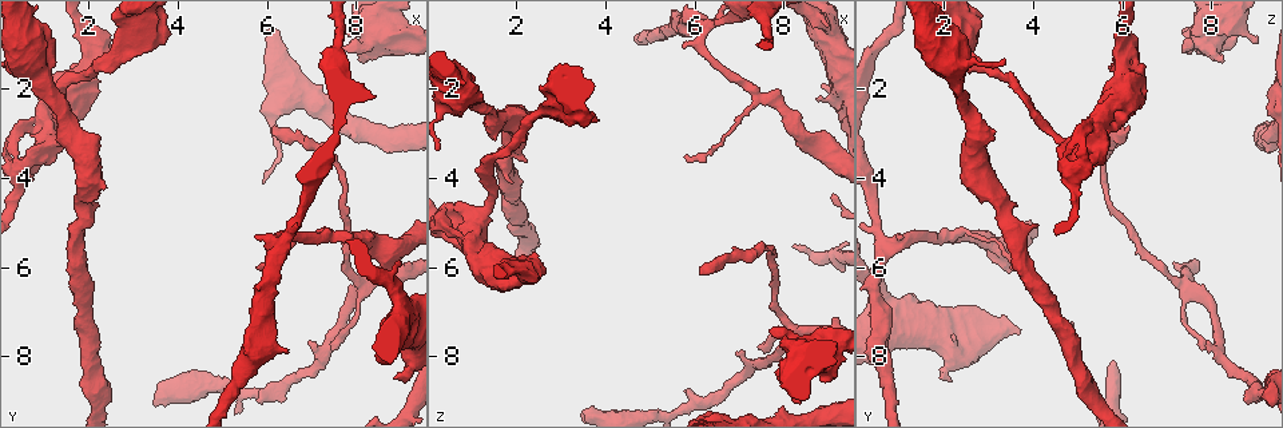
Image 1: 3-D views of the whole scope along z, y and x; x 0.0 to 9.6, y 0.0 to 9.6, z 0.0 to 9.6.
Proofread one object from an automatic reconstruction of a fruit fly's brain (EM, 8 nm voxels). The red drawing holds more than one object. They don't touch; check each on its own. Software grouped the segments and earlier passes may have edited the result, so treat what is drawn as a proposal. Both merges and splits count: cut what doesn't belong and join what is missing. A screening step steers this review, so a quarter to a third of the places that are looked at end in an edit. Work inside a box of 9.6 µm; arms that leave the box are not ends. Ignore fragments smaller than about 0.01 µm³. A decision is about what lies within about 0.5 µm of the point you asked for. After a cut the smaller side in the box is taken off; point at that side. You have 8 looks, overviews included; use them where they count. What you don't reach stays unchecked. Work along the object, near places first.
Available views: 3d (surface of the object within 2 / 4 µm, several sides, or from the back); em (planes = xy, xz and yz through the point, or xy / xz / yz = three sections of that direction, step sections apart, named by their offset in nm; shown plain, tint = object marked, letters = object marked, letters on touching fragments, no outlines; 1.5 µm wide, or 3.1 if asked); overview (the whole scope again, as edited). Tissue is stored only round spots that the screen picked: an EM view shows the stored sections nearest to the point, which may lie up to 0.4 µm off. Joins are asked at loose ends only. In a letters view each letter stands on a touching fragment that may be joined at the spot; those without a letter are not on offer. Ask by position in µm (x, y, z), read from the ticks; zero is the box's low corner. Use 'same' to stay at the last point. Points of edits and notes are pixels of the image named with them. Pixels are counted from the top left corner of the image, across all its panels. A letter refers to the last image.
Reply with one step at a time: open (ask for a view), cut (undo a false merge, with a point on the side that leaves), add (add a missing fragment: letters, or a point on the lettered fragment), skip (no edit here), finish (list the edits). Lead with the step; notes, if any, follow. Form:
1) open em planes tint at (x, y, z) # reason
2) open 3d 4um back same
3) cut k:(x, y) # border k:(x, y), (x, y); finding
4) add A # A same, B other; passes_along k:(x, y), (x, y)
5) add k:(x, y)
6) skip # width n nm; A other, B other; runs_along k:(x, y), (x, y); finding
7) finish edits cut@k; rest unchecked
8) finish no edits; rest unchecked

open 3d 4um at (8.20, 1.40, 8.35) # thick end

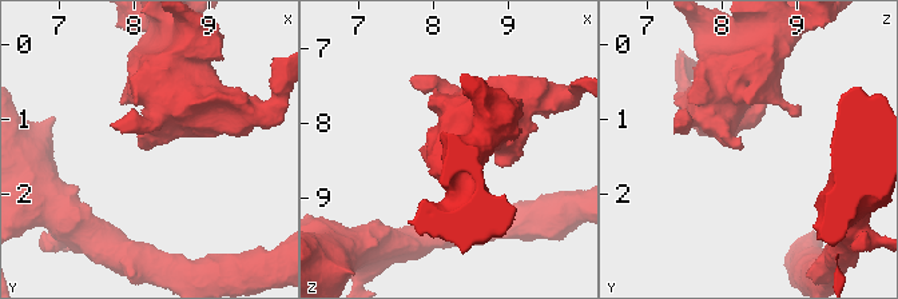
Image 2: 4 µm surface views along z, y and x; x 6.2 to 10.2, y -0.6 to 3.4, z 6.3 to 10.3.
open em xz step 8 letters at (8.10, 1.35, 8.30)

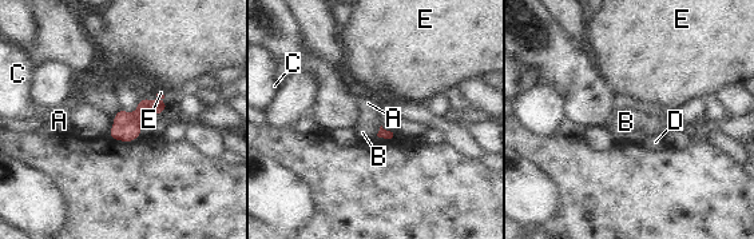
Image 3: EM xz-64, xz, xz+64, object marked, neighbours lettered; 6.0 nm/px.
skip # A other, B other, C other, D other, E other; border 3:(381, 126), (376, 135); no lettered fragment goes on from it

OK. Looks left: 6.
open em xy step 8 tint at (6.10, 2.90, 6.20) # branch stops here

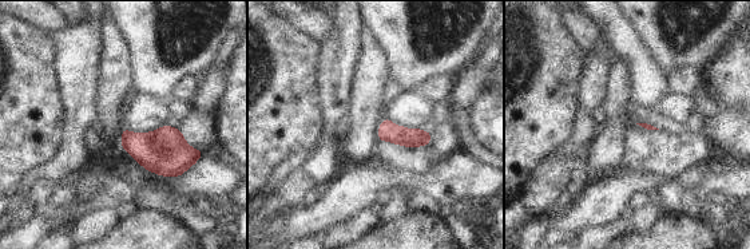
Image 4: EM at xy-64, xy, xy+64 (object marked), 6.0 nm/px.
open em planes letters same # cut it another way

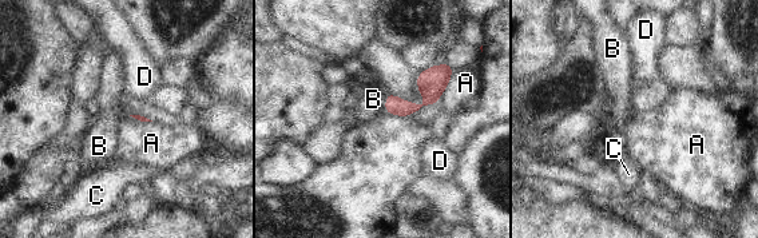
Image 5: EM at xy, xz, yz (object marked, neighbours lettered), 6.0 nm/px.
skip # A other, B other, C other, D other; none of them fits

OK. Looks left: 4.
open em planes letters at (2.85, 1.15, 2.50) # thick turns thin

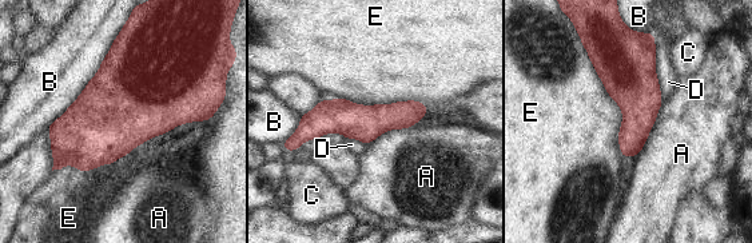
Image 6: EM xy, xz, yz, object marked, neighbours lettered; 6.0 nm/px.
skip # A other, B other, C other, D other, E other; runs_along 6:(422, 107), (298, 134); continuous, no second neuron

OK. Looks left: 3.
finish no edits; rest unchecked

